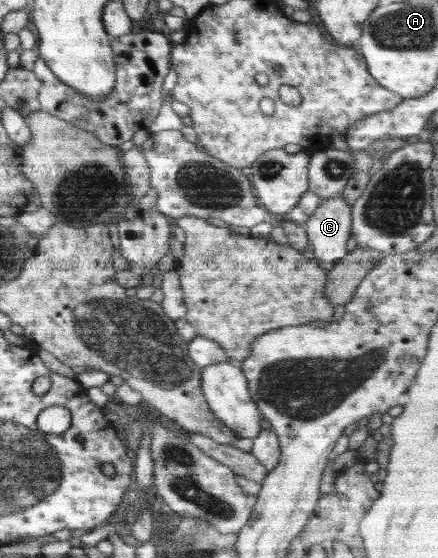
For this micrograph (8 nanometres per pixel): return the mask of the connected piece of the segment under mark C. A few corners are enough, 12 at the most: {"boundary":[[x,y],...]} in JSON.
{"boundary":[[322,200],[304,226],[328,274],[349,253],[352,206]]}

